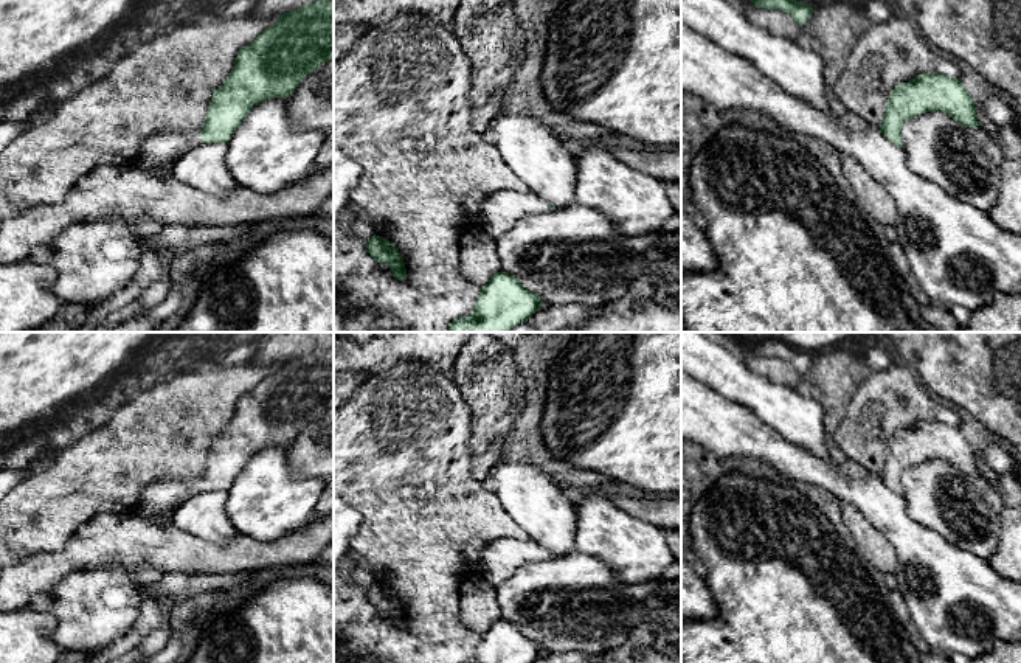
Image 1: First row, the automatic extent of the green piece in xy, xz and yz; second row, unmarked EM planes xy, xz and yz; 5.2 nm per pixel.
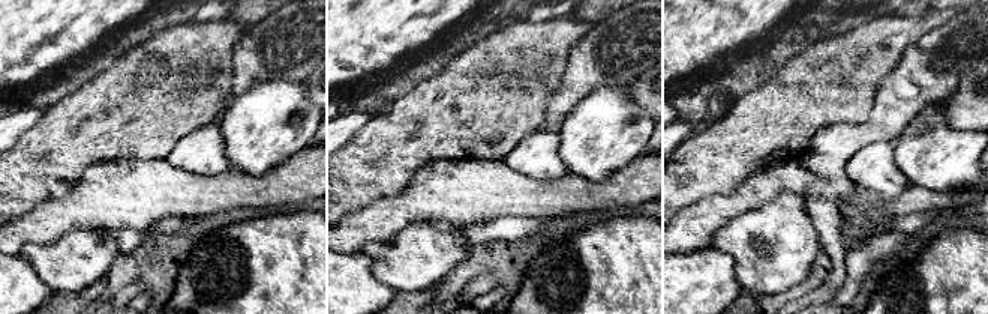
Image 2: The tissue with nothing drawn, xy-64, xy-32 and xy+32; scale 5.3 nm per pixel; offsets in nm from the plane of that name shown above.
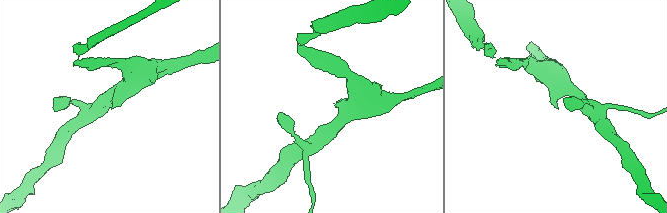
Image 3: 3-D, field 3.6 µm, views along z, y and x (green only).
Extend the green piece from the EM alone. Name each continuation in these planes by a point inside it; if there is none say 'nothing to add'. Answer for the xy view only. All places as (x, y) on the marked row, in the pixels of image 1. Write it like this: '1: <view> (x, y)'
1: xy (160, 152)

